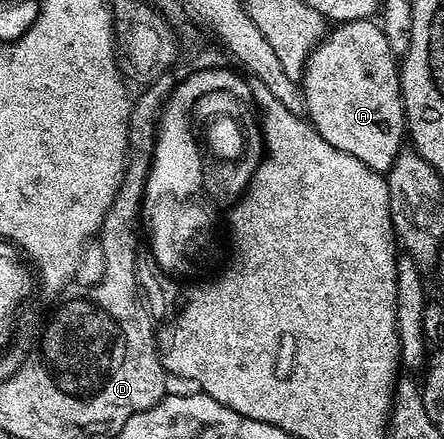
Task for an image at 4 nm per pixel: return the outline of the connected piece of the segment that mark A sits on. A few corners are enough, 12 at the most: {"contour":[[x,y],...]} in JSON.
{"contour":[[337,24],[300,86],[314,130],[386,173],[403,150],[381,26]]}

